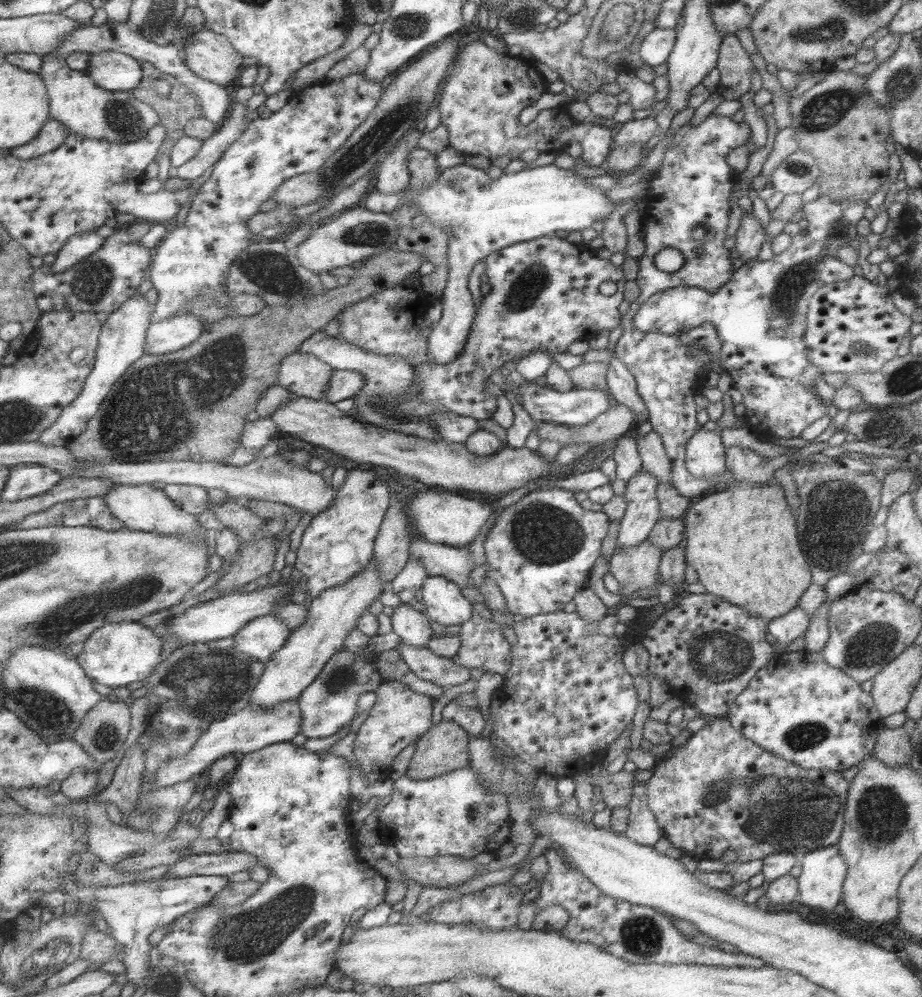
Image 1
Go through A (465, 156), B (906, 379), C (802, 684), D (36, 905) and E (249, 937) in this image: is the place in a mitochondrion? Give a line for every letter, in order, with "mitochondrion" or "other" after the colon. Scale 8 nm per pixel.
A: other
B: mitochondrion
C: other
D: other
E: mitochondrion

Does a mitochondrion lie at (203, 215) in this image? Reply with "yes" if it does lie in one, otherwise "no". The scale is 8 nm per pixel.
no

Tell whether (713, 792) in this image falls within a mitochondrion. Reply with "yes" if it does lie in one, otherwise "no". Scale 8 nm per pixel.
yes

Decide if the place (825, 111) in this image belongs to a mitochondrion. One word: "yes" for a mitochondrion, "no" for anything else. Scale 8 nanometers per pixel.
yes

